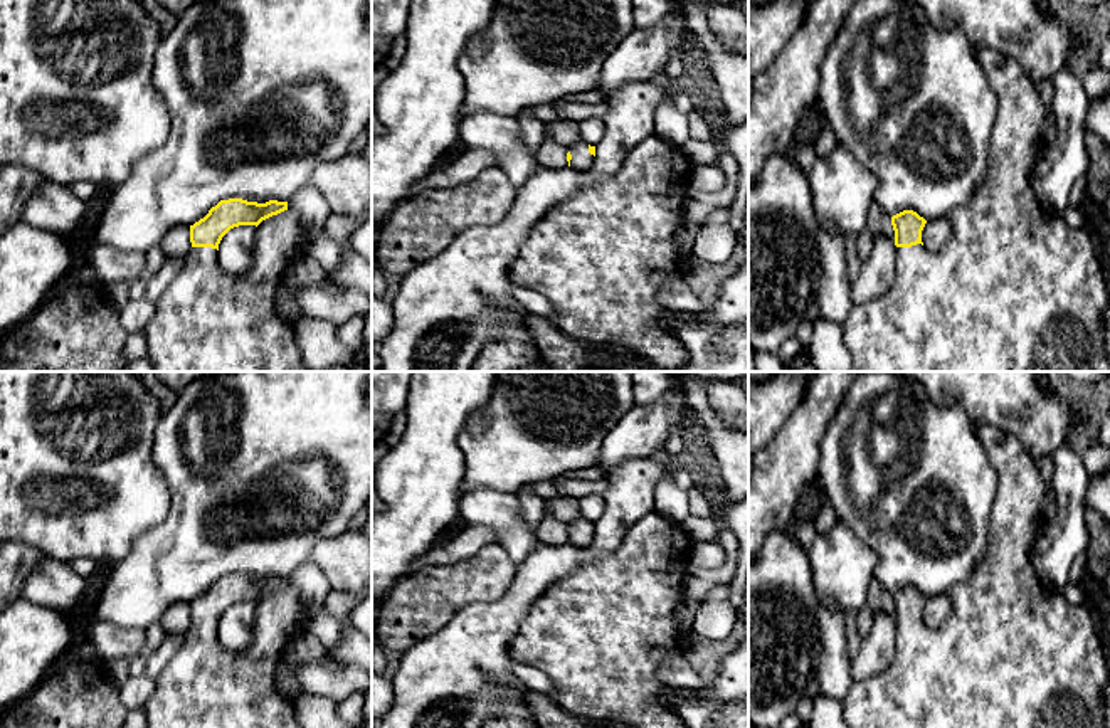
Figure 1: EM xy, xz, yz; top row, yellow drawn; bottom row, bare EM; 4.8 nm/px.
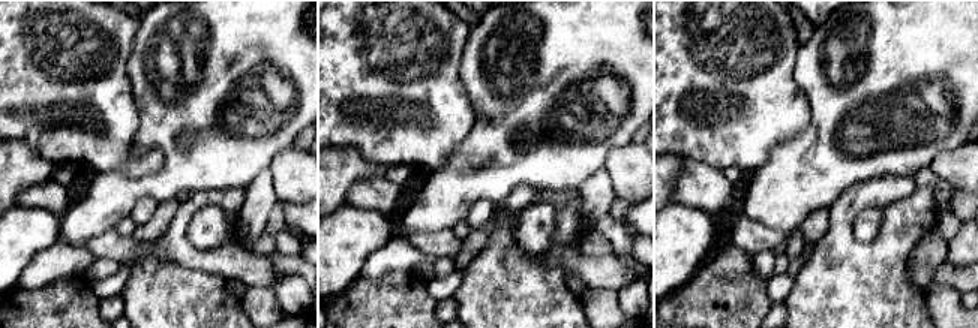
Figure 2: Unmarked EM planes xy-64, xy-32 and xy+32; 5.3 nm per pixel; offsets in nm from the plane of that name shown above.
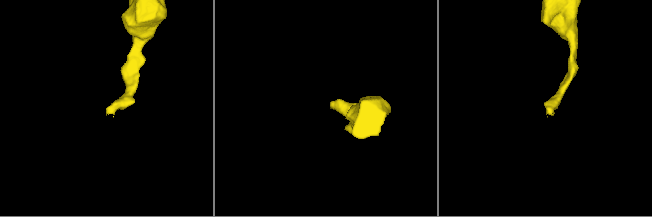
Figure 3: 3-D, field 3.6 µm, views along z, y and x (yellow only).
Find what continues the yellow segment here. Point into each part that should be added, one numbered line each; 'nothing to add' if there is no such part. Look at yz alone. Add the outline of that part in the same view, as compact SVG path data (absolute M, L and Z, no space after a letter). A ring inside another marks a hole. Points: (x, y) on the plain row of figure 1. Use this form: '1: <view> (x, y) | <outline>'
1: yz (1011, 654) | M974 424L974 432L989 454L989 462L997 474L997 489L989 509L987 548L967 580L945 592L952 602L947 620L928 629L922 620L896 624L895 659L880 676L868 681L854 681L848 696L843 699L844 720L849 728L1107 728L1103 688L1108 683L1107 651L1102 644L1095 624L1085 605L1071 605L1061 592L1046 588L1031 563L1031 551L1041 528L1041 506L1046 494L1044 481L1036 467L1036 459L1023 447L1021 440L996 425Z

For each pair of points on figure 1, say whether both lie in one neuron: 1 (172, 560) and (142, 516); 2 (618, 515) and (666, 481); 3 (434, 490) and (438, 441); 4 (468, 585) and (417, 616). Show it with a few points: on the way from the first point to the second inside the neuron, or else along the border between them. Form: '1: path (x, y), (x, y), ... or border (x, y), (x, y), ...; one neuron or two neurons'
1: border (172, 495), (169, 513), (145, 532), (123, 557); two neurons
2: border (671, 469), (660, 480), (655, 490), (653, 510); two neurons
3: path (434, 478), (434, 453); one neuron
4: path (456, 585), (443, 590), (429, 604); one neuron

